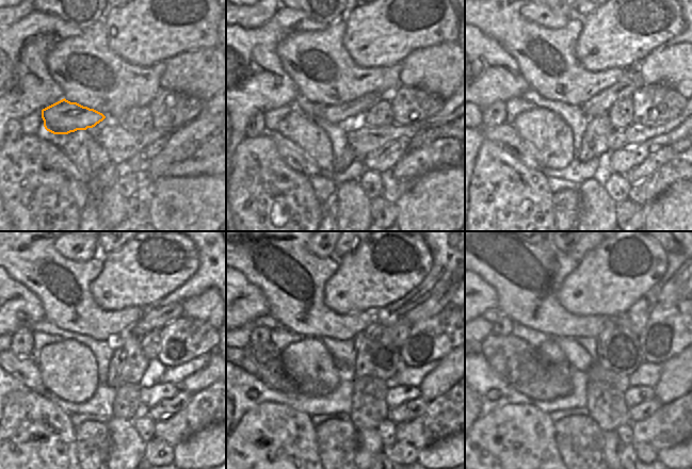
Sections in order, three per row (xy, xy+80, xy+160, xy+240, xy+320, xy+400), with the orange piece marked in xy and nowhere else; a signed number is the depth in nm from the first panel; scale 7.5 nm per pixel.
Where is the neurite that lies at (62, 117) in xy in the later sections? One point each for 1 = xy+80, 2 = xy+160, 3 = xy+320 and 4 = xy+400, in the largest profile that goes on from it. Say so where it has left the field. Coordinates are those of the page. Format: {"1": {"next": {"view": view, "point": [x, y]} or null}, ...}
{"1": {"next": {"view": "xy+80", "point": [337, 114]}}, "2": {"next": {"view": "xy+160", "point": [598, 104]}}, "3": {"next": {"view": "xy+320", "point": [433, 302]}}, "4": {"next": {"view": "xy+400", "point": [679, 287]}}}

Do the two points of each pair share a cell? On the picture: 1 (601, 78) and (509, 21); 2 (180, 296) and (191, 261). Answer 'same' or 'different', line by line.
1: same
2: different

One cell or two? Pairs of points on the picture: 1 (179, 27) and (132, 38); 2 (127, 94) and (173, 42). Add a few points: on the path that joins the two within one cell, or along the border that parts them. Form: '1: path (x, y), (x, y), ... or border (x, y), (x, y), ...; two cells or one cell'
1: path (167, 27), (154, 27), (144, 32); one cell
2: border (166, 59), (153, 65), (128, 63); two cells

